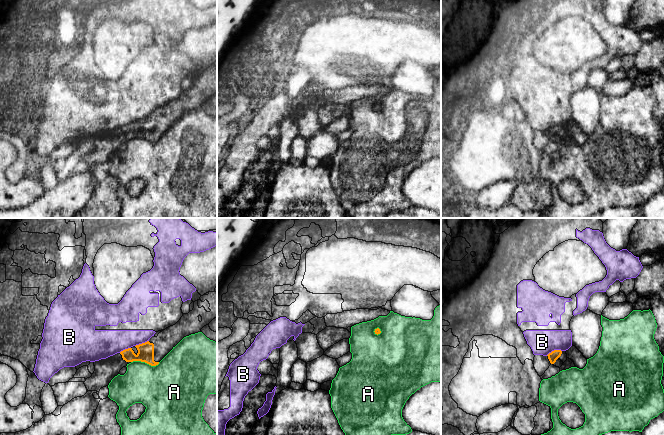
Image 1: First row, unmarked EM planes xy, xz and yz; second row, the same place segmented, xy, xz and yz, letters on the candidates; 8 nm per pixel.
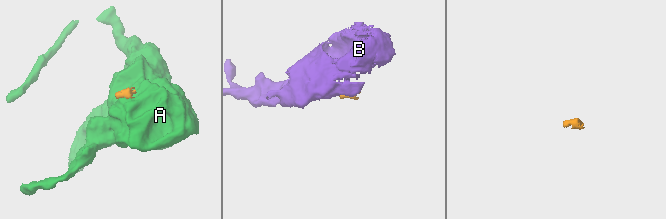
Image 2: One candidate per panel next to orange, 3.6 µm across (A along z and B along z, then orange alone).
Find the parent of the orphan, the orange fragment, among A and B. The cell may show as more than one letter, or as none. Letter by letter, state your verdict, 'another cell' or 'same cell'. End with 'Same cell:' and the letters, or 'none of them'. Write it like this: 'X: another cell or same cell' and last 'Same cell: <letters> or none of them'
A: another cell
B: another cell
Same cell: none of them

